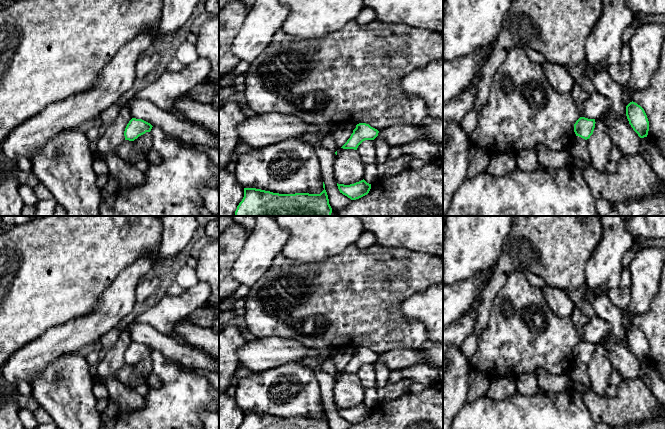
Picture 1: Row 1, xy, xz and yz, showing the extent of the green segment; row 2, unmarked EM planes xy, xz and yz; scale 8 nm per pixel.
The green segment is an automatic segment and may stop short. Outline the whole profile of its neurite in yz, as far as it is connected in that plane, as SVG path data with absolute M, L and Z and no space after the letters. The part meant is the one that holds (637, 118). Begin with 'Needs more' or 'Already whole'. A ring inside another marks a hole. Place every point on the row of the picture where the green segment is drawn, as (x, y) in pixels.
Already whole. M630 102L626 106L626 116L629 124L640 138L647 137L649 131L649 121L644 109L635 102Z

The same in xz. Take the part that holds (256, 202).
Already whole. M325 184L320 194L279 194L244 188L244 197L234 216L331 216Z

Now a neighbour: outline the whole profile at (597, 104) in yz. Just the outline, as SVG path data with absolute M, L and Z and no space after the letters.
M595 91L583 105L583 117L596 120L612 106L612 103L609 98Z

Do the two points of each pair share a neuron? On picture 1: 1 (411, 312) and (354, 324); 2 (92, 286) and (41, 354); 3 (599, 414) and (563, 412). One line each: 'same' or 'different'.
1: different
2: different
3: different

